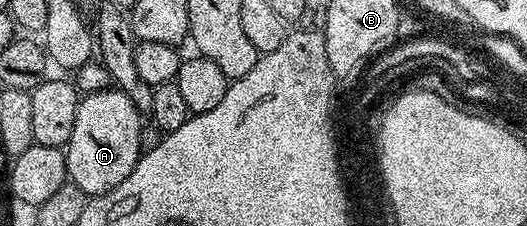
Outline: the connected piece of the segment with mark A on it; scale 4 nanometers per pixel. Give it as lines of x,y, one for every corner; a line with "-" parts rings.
117,88
85,93
78,104
78,116
74,116
74,132
70,132
70,140
66,147
68,156
68,177
71,185
86,196
105,194
111,190
116,190
126,176
134,168
134,164
142,153
139,146
139,132
142,125
142,117
138,108
126,92

